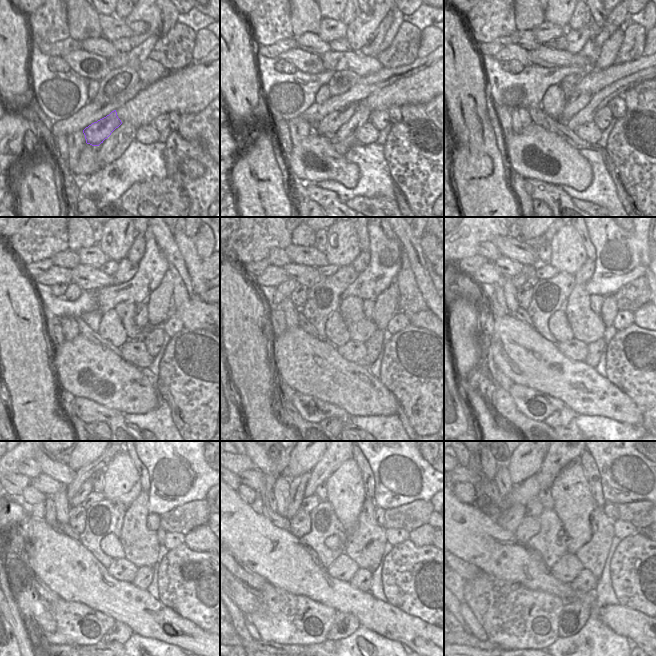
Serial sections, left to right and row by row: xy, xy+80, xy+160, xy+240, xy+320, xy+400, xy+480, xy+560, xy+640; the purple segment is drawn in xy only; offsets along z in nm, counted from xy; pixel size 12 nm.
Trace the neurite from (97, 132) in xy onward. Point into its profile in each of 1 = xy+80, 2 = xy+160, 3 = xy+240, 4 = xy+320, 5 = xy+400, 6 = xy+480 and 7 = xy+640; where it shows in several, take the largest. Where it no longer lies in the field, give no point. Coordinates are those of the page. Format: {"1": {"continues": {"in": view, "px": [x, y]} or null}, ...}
{"1": {"continues": {"in": "xy+80", "px": [328, 126]}}, "2": {"continues": {"in": "xy+160", "px": [577, 102]}}, "3": {"continues": {"in": "xy+240", "px": [141, 317]}}, "4": {"continues": {"in": "xy+320", "px": [368, 305]}}, "5": {"continues": {"in": "xy+400", "px": [596, 301]}}, "6": {"continues": {"in": "xy+480", "px": [153, 520]}}, "7": {"continues": {"in": "xy+640", "px": [608, 507]}}}

